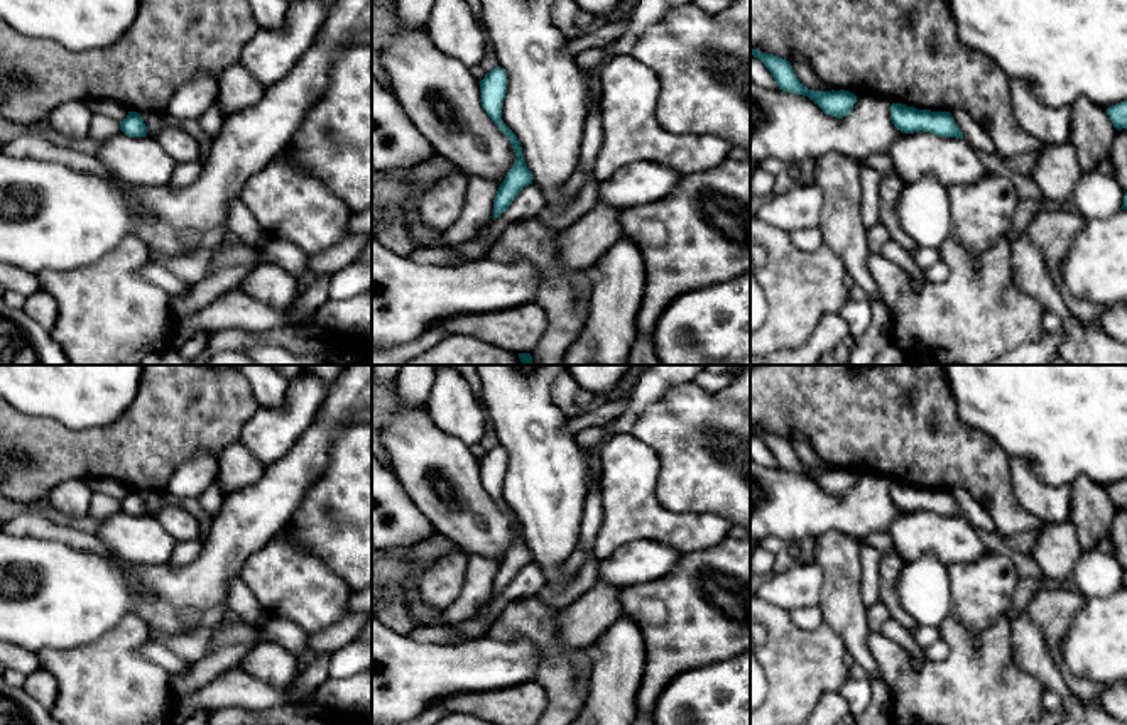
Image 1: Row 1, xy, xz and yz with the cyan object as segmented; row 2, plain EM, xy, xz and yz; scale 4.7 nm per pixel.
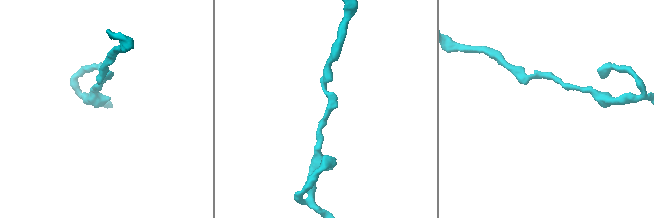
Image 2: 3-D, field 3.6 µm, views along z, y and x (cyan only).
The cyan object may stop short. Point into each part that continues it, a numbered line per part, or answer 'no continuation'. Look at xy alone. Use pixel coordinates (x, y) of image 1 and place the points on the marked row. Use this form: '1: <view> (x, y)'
no continuation

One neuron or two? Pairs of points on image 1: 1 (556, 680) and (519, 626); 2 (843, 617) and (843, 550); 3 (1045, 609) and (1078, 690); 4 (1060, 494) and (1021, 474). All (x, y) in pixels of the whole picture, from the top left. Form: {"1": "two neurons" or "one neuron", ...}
{"1": "one neuron", "2": "one neuron", "3": "one neuron", "4": "one neuron"}

